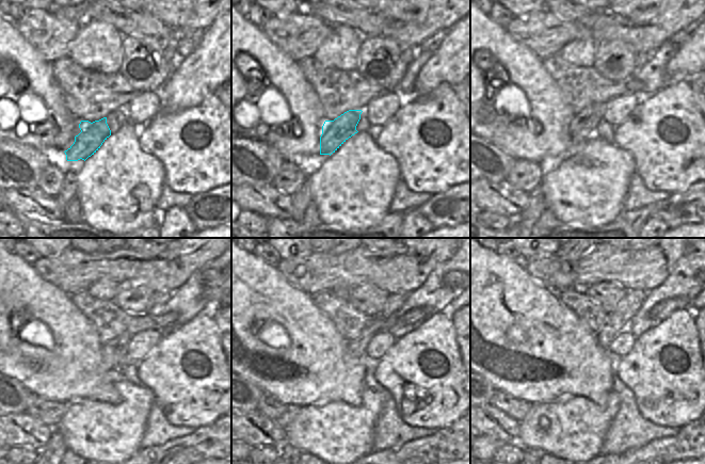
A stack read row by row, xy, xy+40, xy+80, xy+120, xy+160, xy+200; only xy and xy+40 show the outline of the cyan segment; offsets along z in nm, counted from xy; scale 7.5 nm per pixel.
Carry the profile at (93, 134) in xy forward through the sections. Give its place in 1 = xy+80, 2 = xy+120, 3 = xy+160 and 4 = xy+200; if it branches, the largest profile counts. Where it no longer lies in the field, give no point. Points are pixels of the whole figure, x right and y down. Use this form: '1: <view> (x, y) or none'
1: xy+80 (581, 128)
2: xy+120 (114, 352)
3: xy+160 (357, 348)
4: xy+200 (633, 301)

